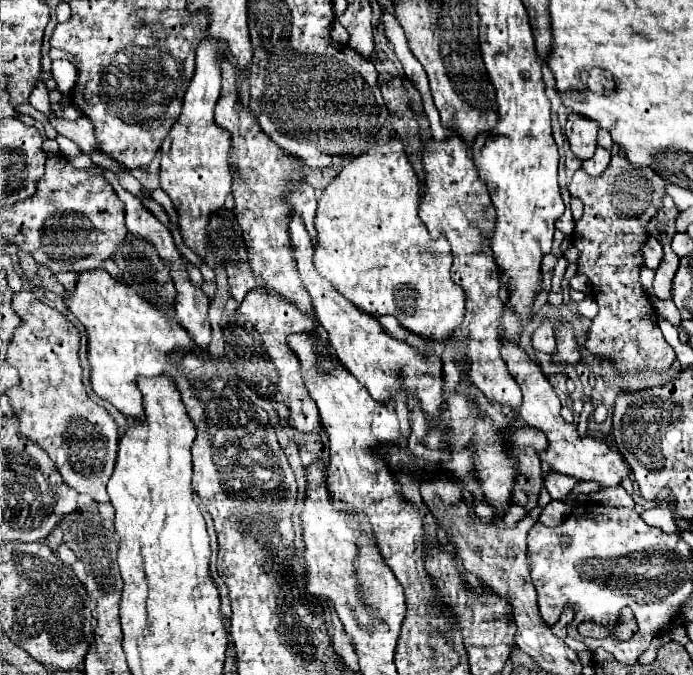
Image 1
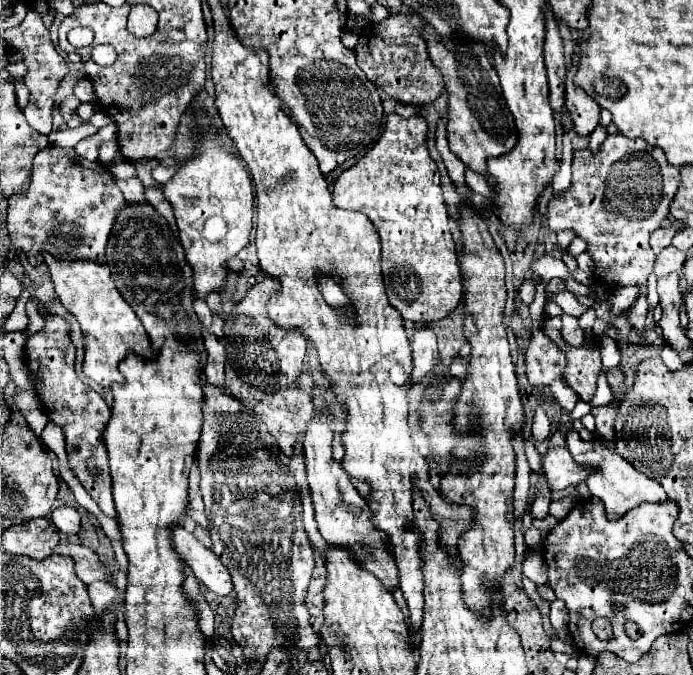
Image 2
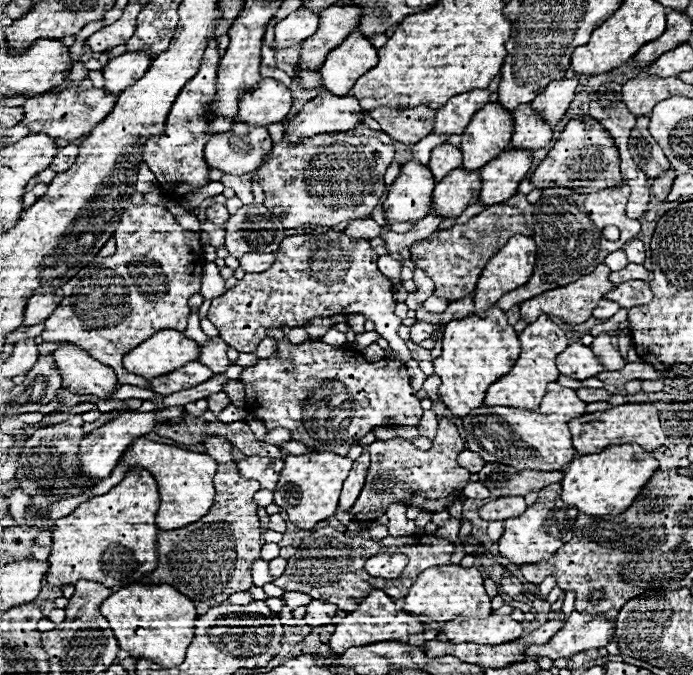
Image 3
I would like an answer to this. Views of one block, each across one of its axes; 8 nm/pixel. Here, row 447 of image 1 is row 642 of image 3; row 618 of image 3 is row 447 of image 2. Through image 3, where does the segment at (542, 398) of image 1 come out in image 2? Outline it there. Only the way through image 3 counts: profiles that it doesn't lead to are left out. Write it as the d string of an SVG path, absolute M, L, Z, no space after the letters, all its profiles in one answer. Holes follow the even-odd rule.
M566 430L566 446L574 458L574 462L588 472L588 478L584 480L590 494L600 498L604 502L606 508L606 516L608 520L616 520L622 514L626 514L630 508L644 504L644 502L660 502L662 498L666 498L664 488L660 488L658 482L654 482L652 478L648 478L646 474L638 472L628 460L624 460L616 450L610 450L606 444L602 444L600 440L582 440L578 436L576 430Z

